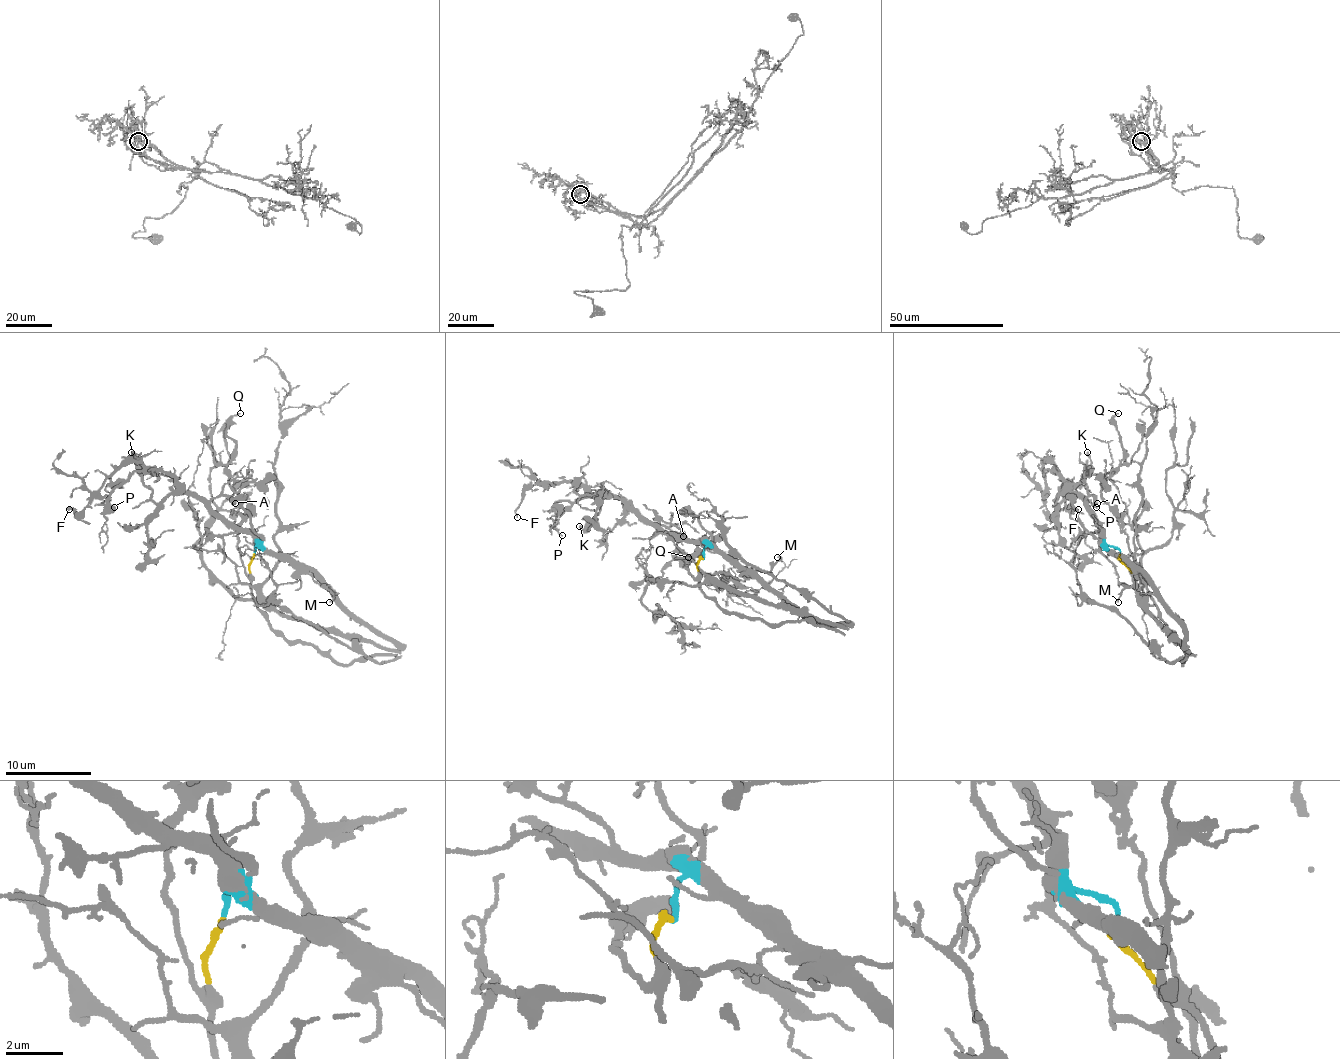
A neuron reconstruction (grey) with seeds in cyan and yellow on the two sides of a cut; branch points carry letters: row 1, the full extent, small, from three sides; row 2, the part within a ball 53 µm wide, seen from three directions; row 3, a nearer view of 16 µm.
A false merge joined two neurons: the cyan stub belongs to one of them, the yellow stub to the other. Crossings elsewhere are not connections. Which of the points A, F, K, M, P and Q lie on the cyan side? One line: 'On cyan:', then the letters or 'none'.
On cyan: A, F, K, M, P

